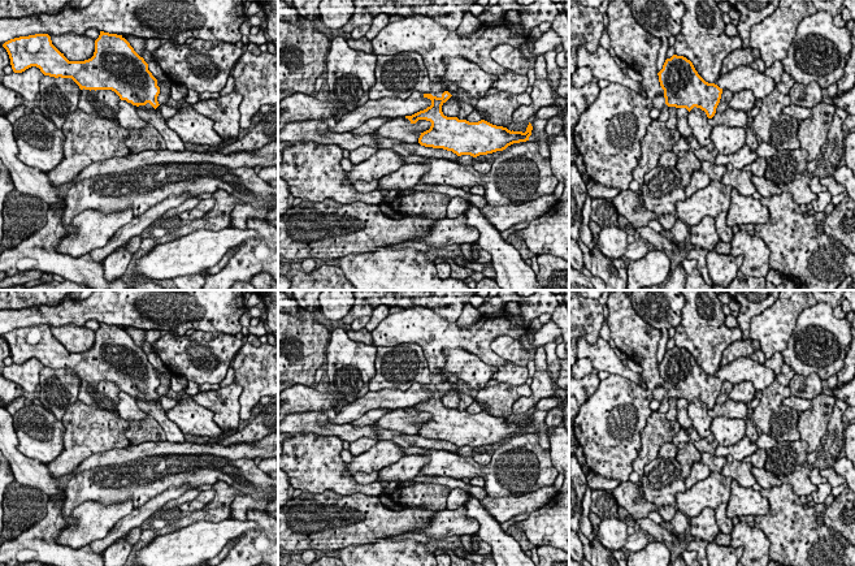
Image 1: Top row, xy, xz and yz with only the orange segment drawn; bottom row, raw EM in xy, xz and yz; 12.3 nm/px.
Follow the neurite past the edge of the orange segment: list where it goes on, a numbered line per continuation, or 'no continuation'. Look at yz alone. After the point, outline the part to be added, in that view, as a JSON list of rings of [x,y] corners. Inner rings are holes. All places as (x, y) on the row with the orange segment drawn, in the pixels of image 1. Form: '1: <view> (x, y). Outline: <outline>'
1: yz (664, 113). Outline: [[[664,104],[663,109],[660,111],[657,120],[665,122],[668,118],[669,118],[668,105]]]

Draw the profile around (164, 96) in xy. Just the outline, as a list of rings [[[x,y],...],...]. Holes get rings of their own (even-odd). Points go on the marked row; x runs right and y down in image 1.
[[[165,78],[165,79],[161,79],[160,83],[161,83],[160,94],[157,96],[159,104],[172,103],[170,101],[170,86],[172,86],[172,81],[169,78]]]

